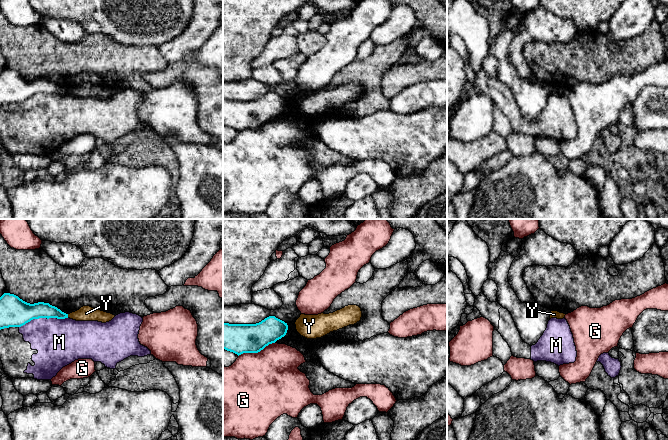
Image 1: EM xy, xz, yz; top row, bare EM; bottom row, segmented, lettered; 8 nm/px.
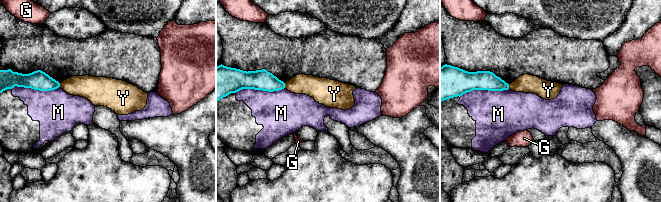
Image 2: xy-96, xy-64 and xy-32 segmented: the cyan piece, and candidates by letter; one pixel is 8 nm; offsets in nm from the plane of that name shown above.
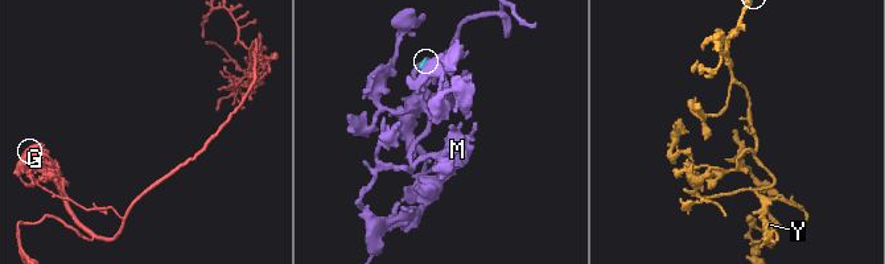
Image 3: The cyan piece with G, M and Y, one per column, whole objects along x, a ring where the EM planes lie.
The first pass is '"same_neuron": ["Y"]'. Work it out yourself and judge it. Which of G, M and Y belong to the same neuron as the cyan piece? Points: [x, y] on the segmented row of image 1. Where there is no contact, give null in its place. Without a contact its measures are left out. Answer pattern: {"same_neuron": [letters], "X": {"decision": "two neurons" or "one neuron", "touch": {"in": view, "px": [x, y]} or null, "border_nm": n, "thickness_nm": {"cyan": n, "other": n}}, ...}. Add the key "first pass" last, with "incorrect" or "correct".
{"same_neuron": ["Y"], "G": {"decision": "two neurons", "touch": {"in": "xz", "px": [256, 352]}, "border_nm": 320, "thickness_nm": {"cyan": 240, "other": 500}}, "M": {"decision": "two neurons", "touch": {"in": "xy", "px": [43, 317]}, "border_nm": 400, "thickness_nm": {"cyan": 240, "other": 380}}, "Y": {"decision": "one neuron", "touch": {"in": "xy", "px": [67, 316]}, "border_nm": 30, "thickness_nm": {"cyan": 130, "other": 130}}, "first pass": "correct"}

